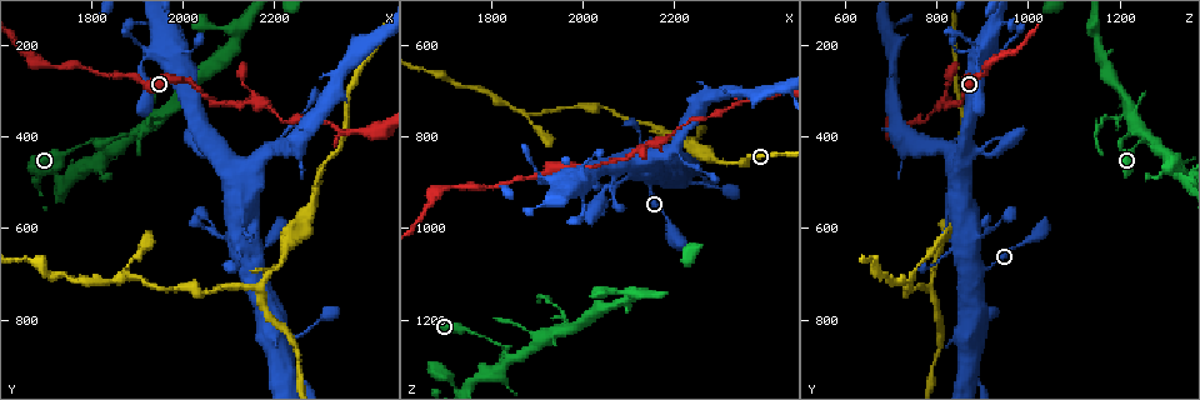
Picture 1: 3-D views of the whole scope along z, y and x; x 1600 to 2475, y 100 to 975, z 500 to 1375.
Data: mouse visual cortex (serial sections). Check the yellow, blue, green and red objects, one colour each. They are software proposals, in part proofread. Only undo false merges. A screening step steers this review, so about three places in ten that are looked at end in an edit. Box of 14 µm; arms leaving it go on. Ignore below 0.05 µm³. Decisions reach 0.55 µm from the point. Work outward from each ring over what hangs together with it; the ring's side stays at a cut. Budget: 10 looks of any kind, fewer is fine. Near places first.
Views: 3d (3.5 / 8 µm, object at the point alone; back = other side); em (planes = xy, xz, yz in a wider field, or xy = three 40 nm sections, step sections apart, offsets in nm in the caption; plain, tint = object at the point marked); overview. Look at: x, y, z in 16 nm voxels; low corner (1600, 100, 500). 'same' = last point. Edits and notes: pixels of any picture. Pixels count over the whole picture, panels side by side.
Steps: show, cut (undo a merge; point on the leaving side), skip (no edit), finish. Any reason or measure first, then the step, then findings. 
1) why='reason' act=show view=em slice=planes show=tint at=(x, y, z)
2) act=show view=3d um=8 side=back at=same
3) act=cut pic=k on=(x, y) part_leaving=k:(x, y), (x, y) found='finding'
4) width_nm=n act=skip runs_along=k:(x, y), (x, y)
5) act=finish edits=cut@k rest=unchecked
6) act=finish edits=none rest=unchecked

why='three-way junction' act=show view=3d um=8 at=(2175, 725, 785)

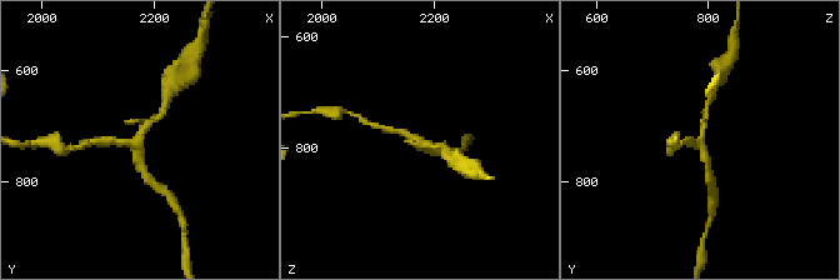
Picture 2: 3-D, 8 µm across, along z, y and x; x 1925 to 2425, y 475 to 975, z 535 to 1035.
act=show view=em slice=xy step=5 show=tint at=(2170, 725, 785)

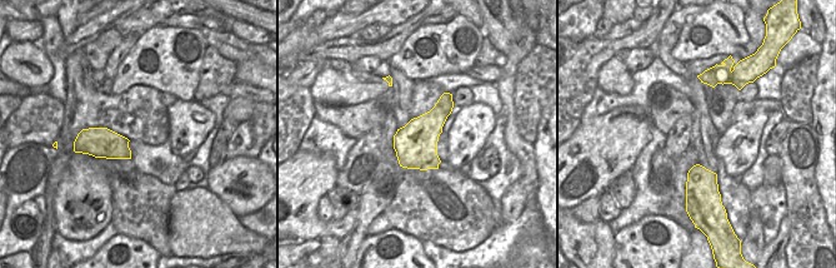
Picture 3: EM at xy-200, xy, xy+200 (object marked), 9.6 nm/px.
width_nm=420 act=skip runs_along=2:(161, 115), (134, 143), (103, 141) found='continuous, no second cell'

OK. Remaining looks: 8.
why='three-way junction' act=show view=3d um=3.5 at=(1885, 705, 750)

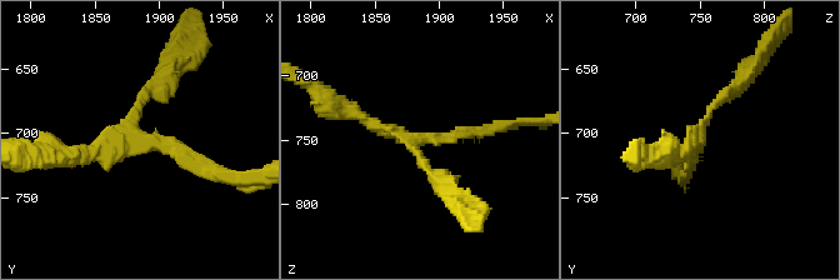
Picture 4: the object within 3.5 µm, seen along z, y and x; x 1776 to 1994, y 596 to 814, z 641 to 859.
arms=3 arm_widths_nm=150,150,200 act=show view=em slice=xy step=5 show=plain at=(1888, 710, 748)

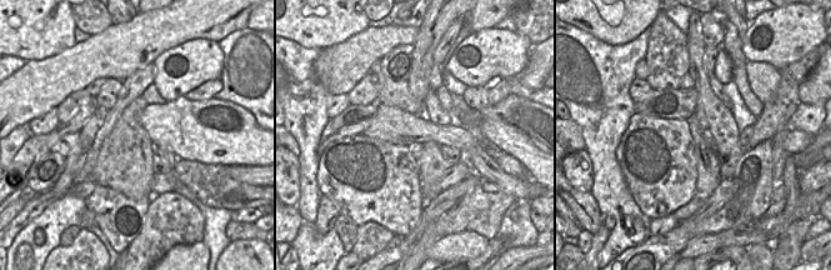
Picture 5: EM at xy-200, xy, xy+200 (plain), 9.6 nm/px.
act=show view=em slice=xy step=5 show=tint at=same

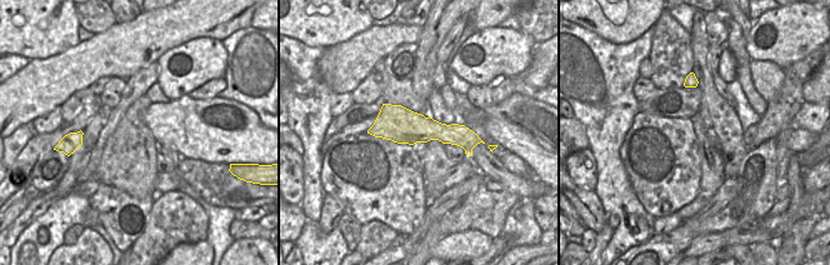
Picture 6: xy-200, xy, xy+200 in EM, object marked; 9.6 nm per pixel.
act=skip runs_along=4:(214, 174), (156, 143), (65, 154) found='one cell here'

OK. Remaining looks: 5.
act=show view=3d um=3.5 at=(2155, 325, 810)

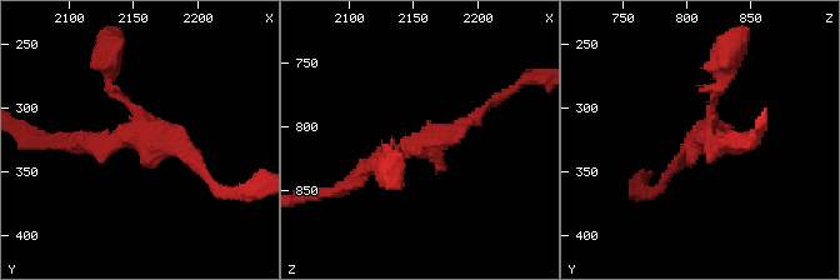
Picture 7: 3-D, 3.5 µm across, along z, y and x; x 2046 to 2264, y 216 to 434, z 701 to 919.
why='shape alone is not enough' act=show view=em slice=xy step=3 show=tint at=(2150, 324, 812)

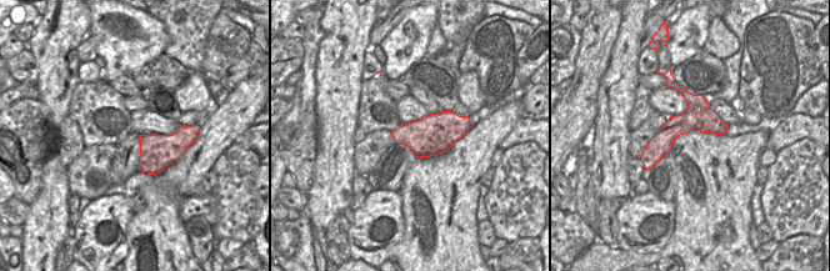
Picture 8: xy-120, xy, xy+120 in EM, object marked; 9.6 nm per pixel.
act=cut pic=7 on=(113, 70) found='two cells meet here'

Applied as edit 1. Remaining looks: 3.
act=finish edits=cut@7 rest=unchecked

